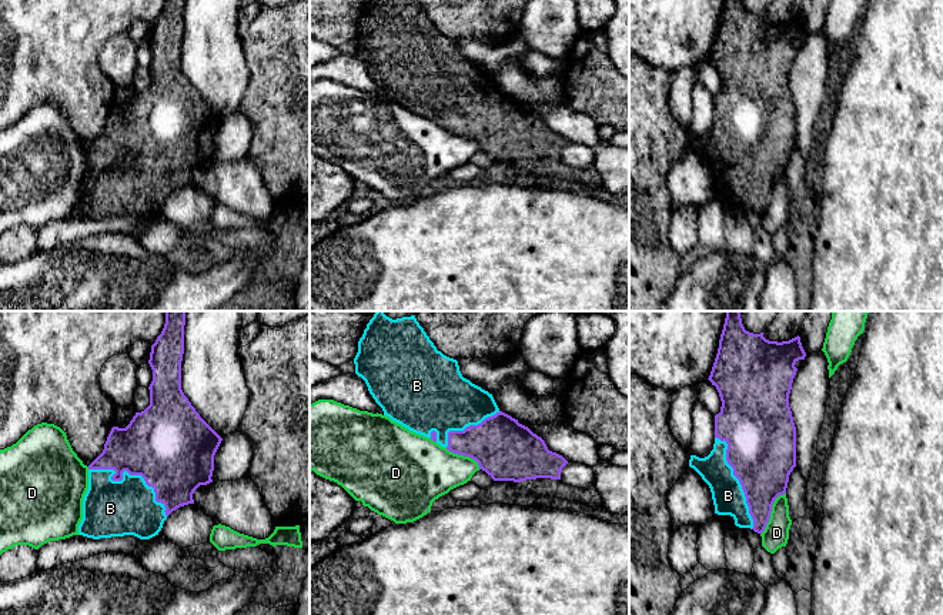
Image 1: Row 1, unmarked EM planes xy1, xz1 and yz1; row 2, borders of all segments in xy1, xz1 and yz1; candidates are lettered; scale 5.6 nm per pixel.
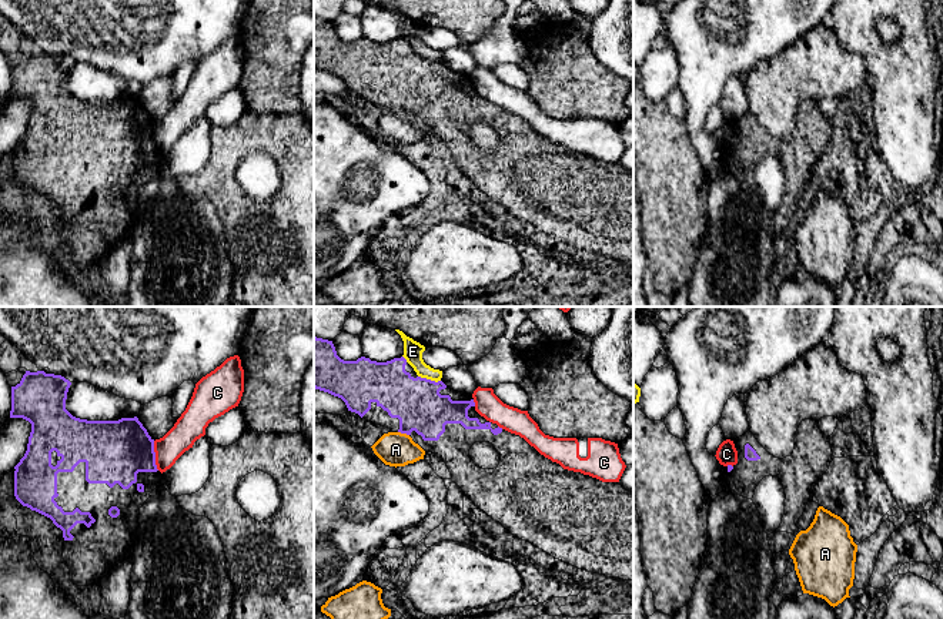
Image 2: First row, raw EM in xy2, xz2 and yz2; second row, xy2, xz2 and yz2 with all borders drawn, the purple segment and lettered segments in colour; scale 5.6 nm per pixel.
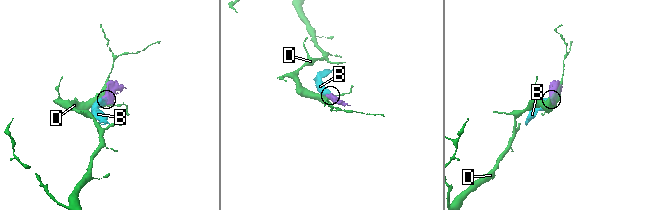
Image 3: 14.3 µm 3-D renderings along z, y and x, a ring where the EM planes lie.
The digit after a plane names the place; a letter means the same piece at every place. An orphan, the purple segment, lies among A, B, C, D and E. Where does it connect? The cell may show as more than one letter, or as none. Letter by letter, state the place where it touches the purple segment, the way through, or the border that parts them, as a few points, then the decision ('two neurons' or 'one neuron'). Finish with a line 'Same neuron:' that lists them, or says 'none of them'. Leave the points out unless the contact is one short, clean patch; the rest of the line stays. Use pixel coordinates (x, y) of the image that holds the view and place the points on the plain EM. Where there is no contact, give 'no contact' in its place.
A: meets purple in xz2 at (404, 113); border along xz2 (398, 111), (408, 116); two neurons
B: meets purple in xy1 at (129, 153); one neuron
C: meets purple in xy2 at (154, 136); border along xy2 (153, 121), (154, 144), (159, 150); two neurons
D: meets purple in yz1 at (771, 191); two neurons
E: meets purple in xz2 at (430, 60); border along xz2 (418, 56), (440, 62); two neurons
Same neuron: B

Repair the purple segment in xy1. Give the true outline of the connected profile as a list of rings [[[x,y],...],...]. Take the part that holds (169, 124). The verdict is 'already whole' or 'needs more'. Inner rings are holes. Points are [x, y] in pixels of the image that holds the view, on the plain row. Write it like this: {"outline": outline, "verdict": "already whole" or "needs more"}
{"outline": [[[165,0],[161,14],[151,26],[148,44],[153,50],[150,86],[136,93],[126,108],[113,107],[103,133],[88,146],[88,170],[83,180],[83,200],[78,214],[100,220],[134,215],[150,220],[163,208],[167,197],[180,187],[194,184],[193,174],[200,166],[213,163],[214,136],[223,118],[200,97],[181,70],[185,0]]], "verdict": "needs more"}

